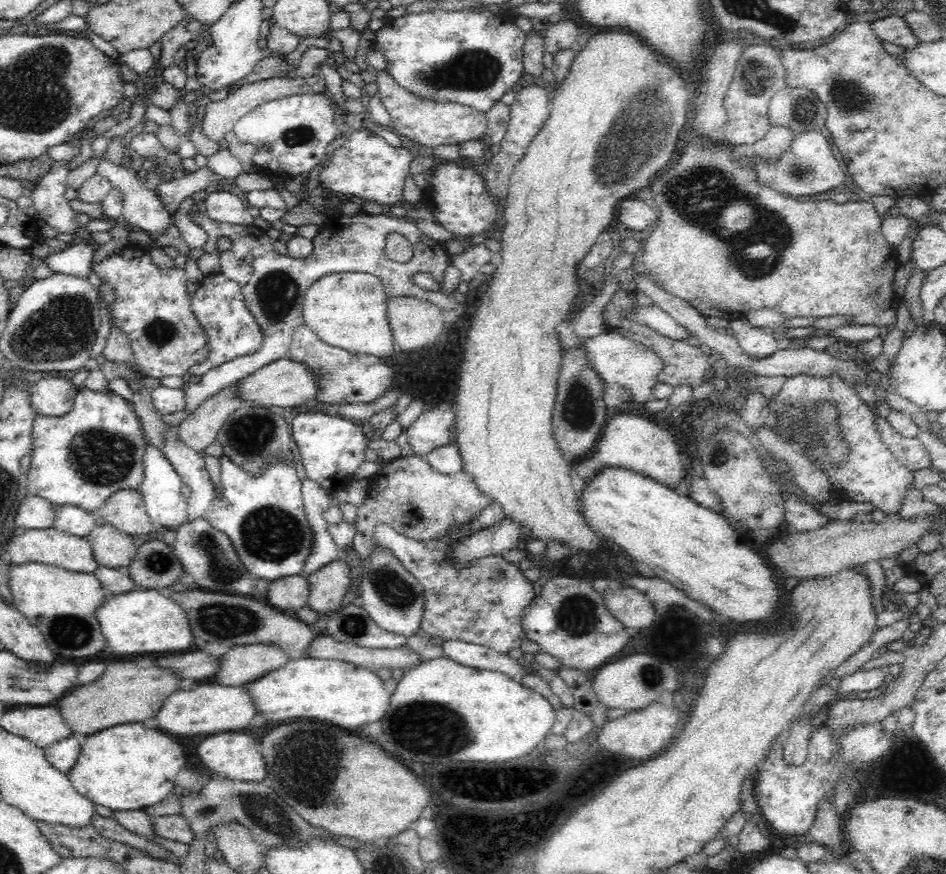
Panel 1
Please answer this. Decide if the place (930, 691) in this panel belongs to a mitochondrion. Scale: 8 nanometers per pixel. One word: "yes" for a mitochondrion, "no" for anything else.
no

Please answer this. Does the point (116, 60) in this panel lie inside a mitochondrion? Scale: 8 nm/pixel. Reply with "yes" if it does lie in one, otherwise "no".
no

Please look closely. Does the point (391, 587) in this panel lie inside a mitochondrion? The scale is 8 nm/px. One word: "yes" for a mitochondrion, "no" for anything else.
yes

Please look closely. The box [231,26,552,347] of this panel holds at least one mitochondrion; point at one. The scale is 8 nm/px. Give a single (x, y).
(478, 69)

